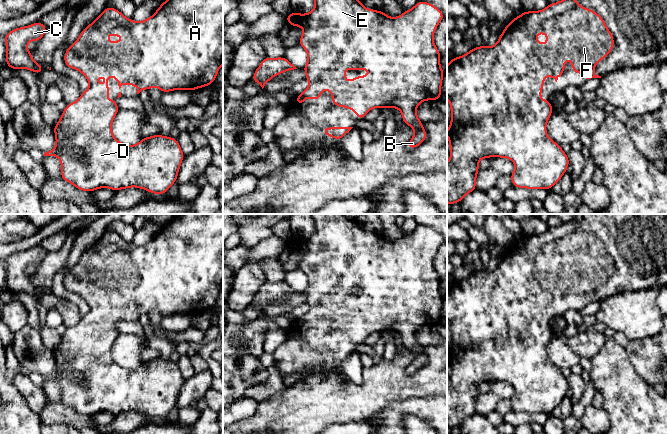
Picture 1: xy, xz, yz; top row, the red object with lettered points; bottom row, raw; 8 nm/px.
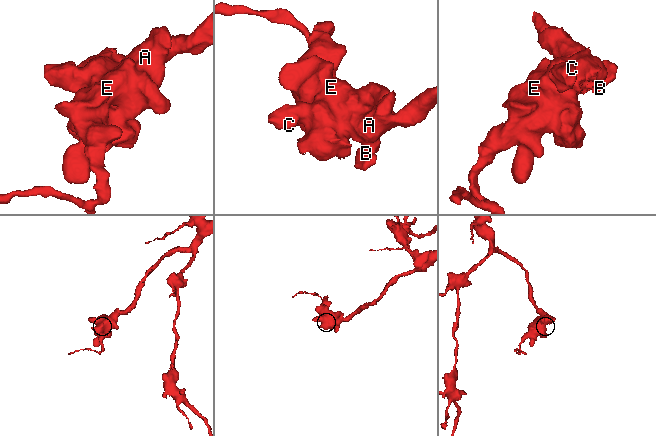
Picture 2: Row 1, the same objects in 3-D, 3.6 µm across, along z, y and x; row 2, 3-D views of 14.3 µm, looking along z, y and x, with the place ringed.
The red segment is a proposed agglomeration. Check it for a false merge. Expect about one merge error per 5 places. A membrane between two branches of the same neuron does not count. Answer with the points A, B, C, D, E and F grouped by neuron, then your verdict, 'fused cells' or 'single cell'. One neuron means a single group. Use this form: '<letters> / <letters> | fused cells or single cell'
A B C D E F | single cell

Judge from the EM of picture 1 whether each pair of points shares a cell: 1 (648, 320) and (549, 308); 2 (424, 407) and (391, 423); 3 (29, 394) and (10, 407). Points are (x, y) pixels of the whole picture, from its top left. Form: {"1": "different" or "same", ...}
{"1": "different", "2": "same", "3": "different"}

